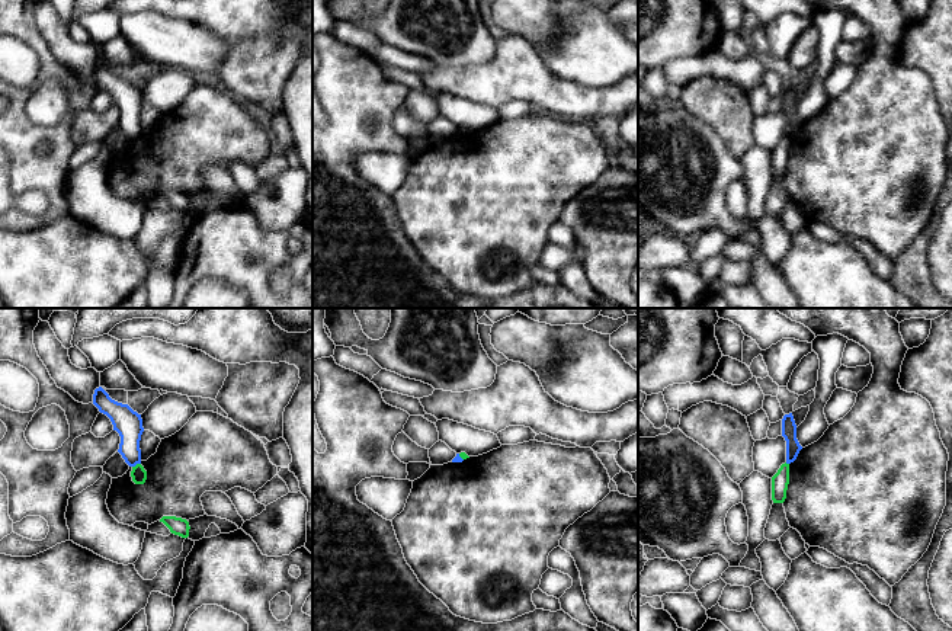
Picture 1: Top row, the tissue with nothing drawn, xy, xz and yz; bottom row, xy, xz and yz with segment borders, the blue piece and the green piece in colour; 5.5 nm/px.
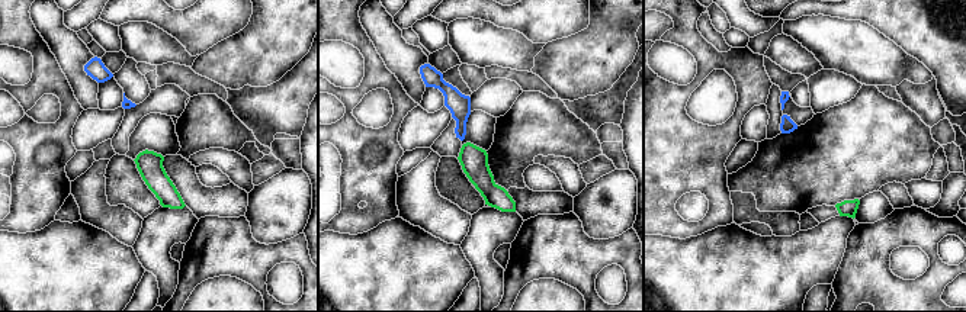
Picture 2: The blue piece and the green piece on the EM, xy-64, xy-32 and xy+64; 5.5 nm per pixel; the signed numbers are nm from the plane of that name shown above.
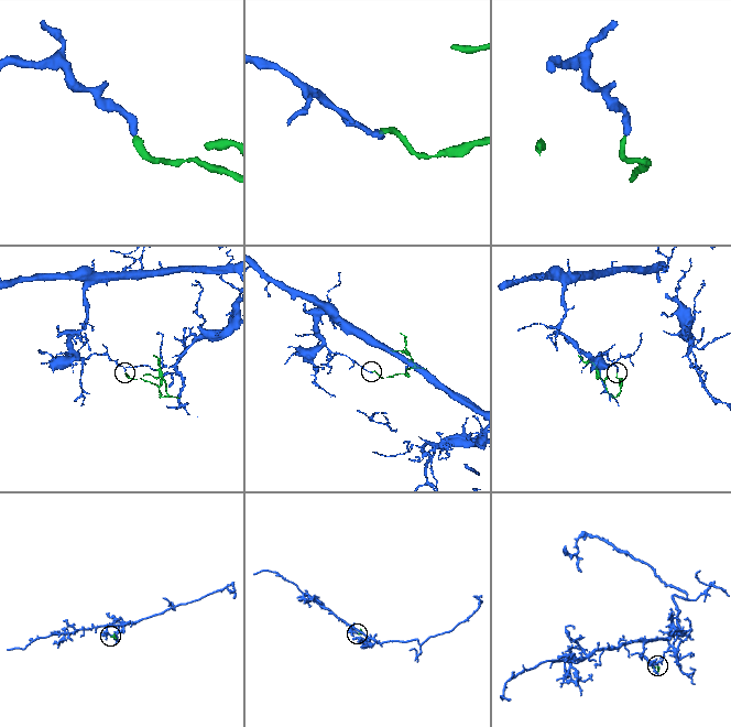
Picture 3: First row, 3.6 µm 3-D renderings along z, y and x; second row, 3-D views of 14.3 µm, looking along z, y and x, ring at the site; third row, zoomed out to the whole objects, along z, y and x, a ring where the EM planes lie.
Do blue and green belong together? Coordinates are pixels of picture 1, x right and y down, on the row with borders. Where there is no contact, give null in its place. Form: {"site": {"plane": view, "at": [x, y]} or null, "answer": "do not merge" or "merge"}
{"site": {"plane": "xy", "at": [135, 464]}, "answer": "do not merge"}

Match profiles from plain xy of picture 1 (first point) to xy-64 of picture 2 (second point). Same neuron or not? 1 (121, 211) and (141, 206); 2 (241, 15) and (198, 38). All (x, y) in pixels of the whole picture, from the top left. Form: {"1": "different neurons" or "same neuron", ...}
{"1": "different neurons", "2": "same neuron"}

